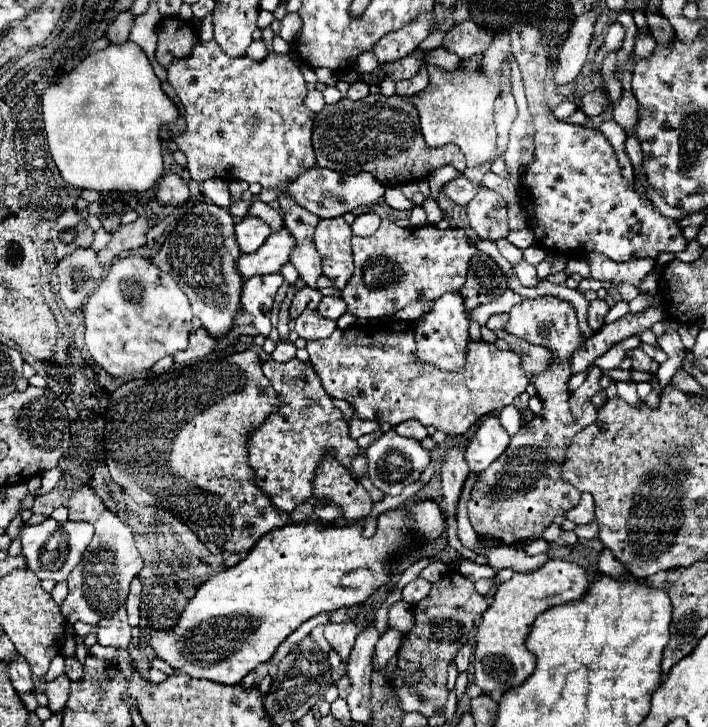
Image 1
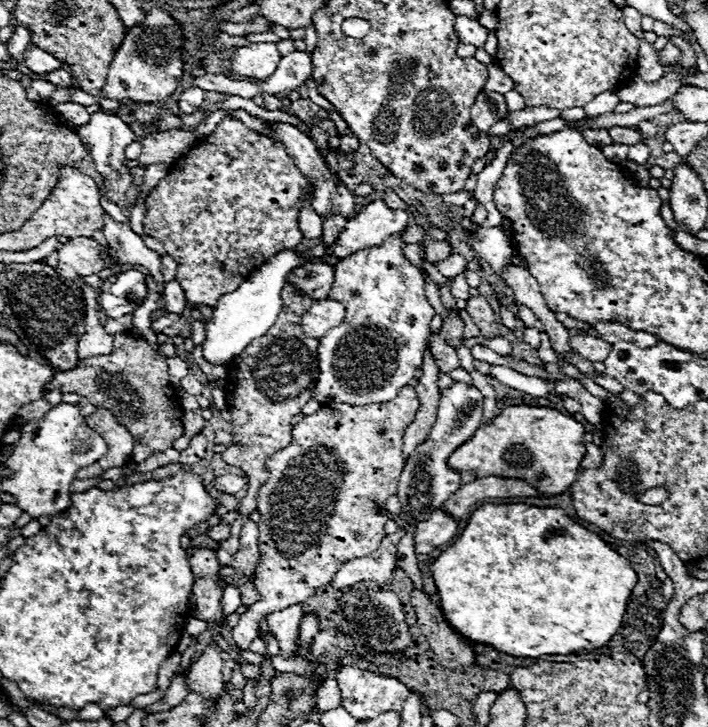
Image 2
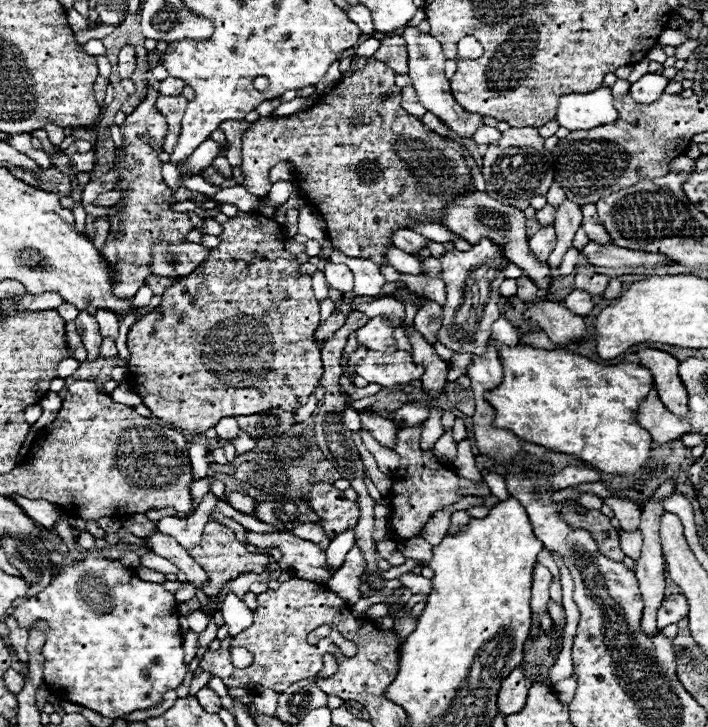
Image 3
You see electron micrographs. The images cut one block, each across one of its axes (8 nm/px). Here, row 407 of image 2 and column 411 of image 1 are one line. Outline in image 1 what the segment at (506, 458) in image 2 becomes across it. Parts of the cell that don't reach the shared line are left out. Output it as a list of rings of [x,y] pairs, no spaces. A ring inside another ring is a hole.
[[[420,502],[406,510],[382,514],[378,518],[378,532],[372,538],[362,536],[362,524],[300,522],[274,528],[256,542],[244,560],[200,584],[170,630],[152,628],[148,632],[148,644],[156,656],[168,662],[176,672],[222,684],[238,684],[250,670],[270,660],[278,644],[286,640],[302,622],[322,612],[362,604],[378,586],[390,580],[388,574],[392,568],[388,566],[388,560],[392,556],[400,554],[402,548],[412,546],[414,538],[422,538],[426,542],[436,540],[442,530],[444,516],[436,502]]]

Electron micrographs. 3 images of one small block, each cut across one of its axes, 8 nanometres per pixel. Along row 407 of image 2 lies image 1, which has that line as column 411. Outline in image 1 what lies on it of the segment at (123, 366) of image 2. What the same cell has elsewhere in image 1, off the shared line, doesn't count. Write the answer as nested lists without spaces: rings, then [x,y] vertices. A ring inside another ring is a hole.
[[[368,94],[366,98],[354,102],[350,98],[342,98],[336,104],[324,106],[322,112],[316,114],[312,144],[316,152],[316,166],[332,168],[348,174],[356,172],[372,172],[382,184],[402,184],[426,178],[434,168],[452,164],[458,170],[466,168],[464,154],[458,146],[442,146],[428,148],[418,126],[418,112],[408,96],[384,96],[384,94]]]

